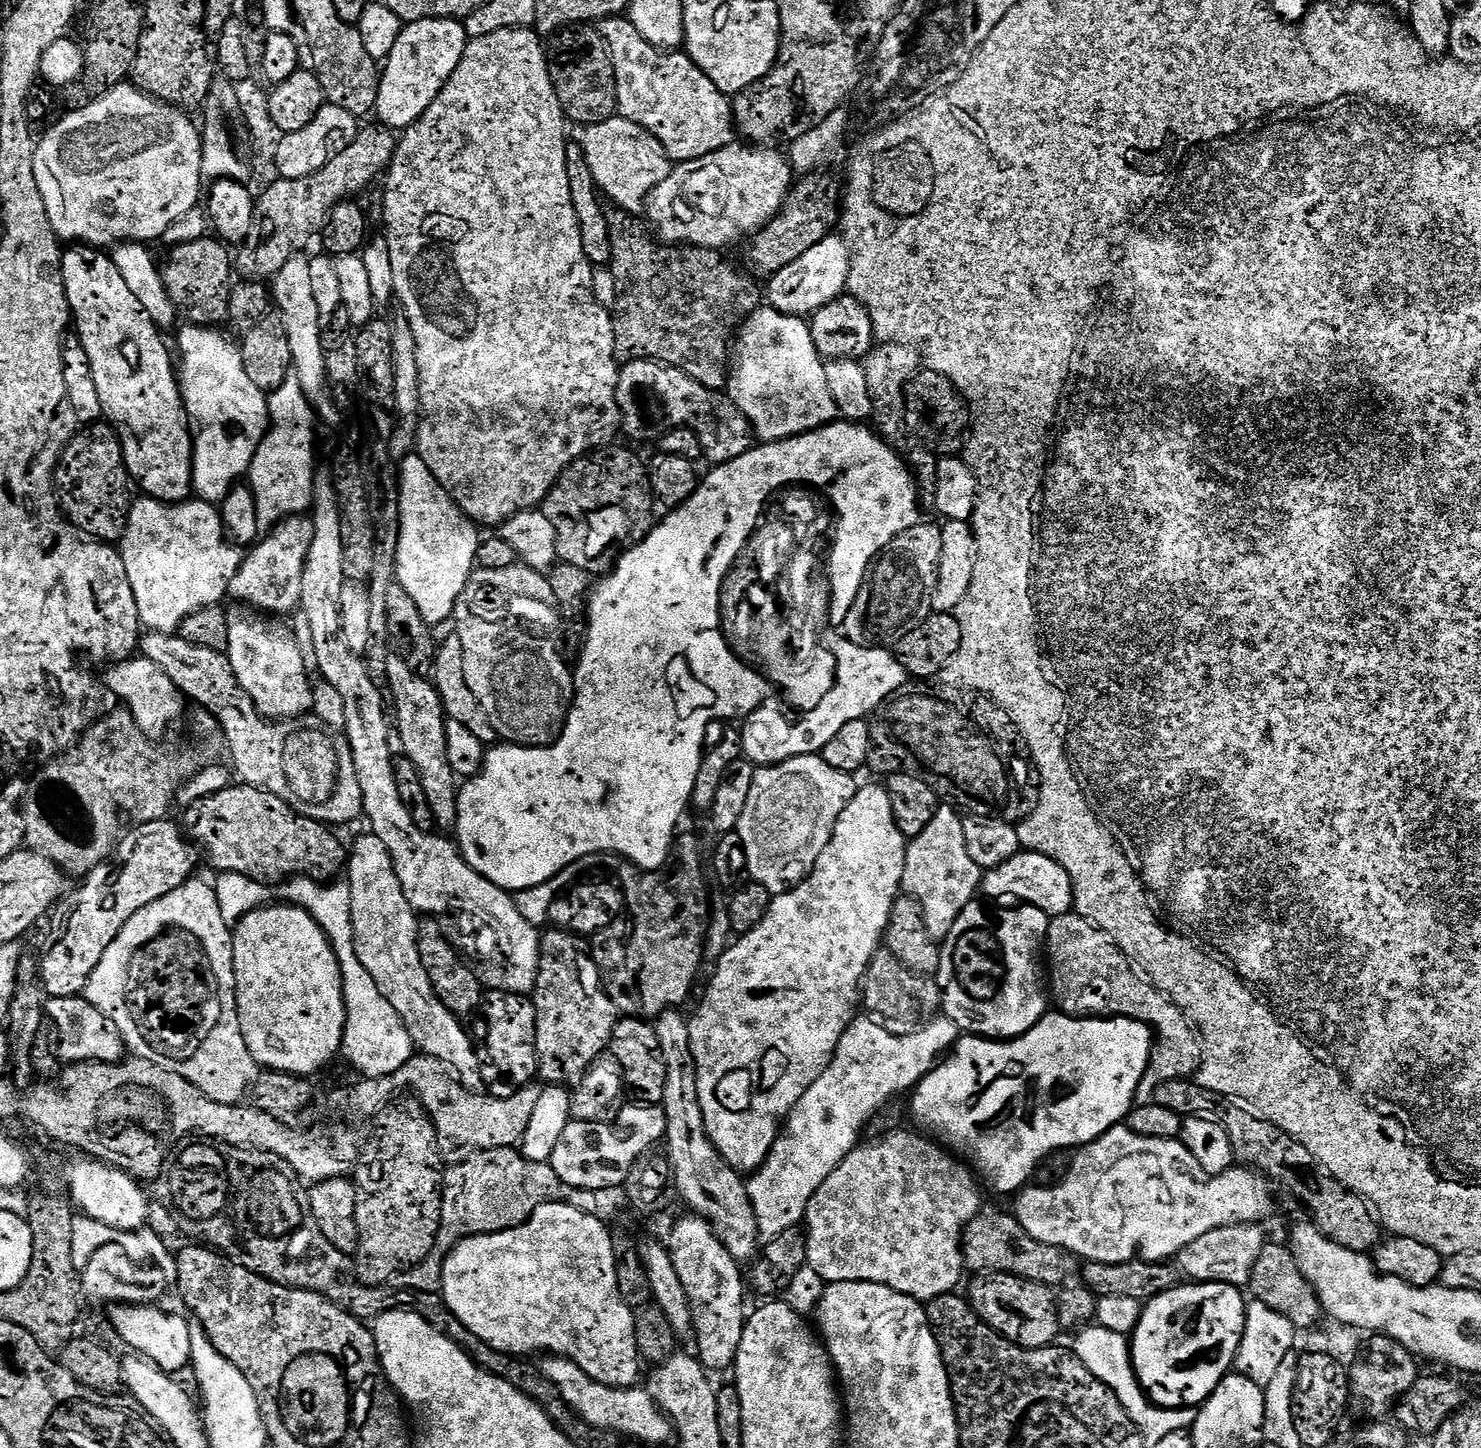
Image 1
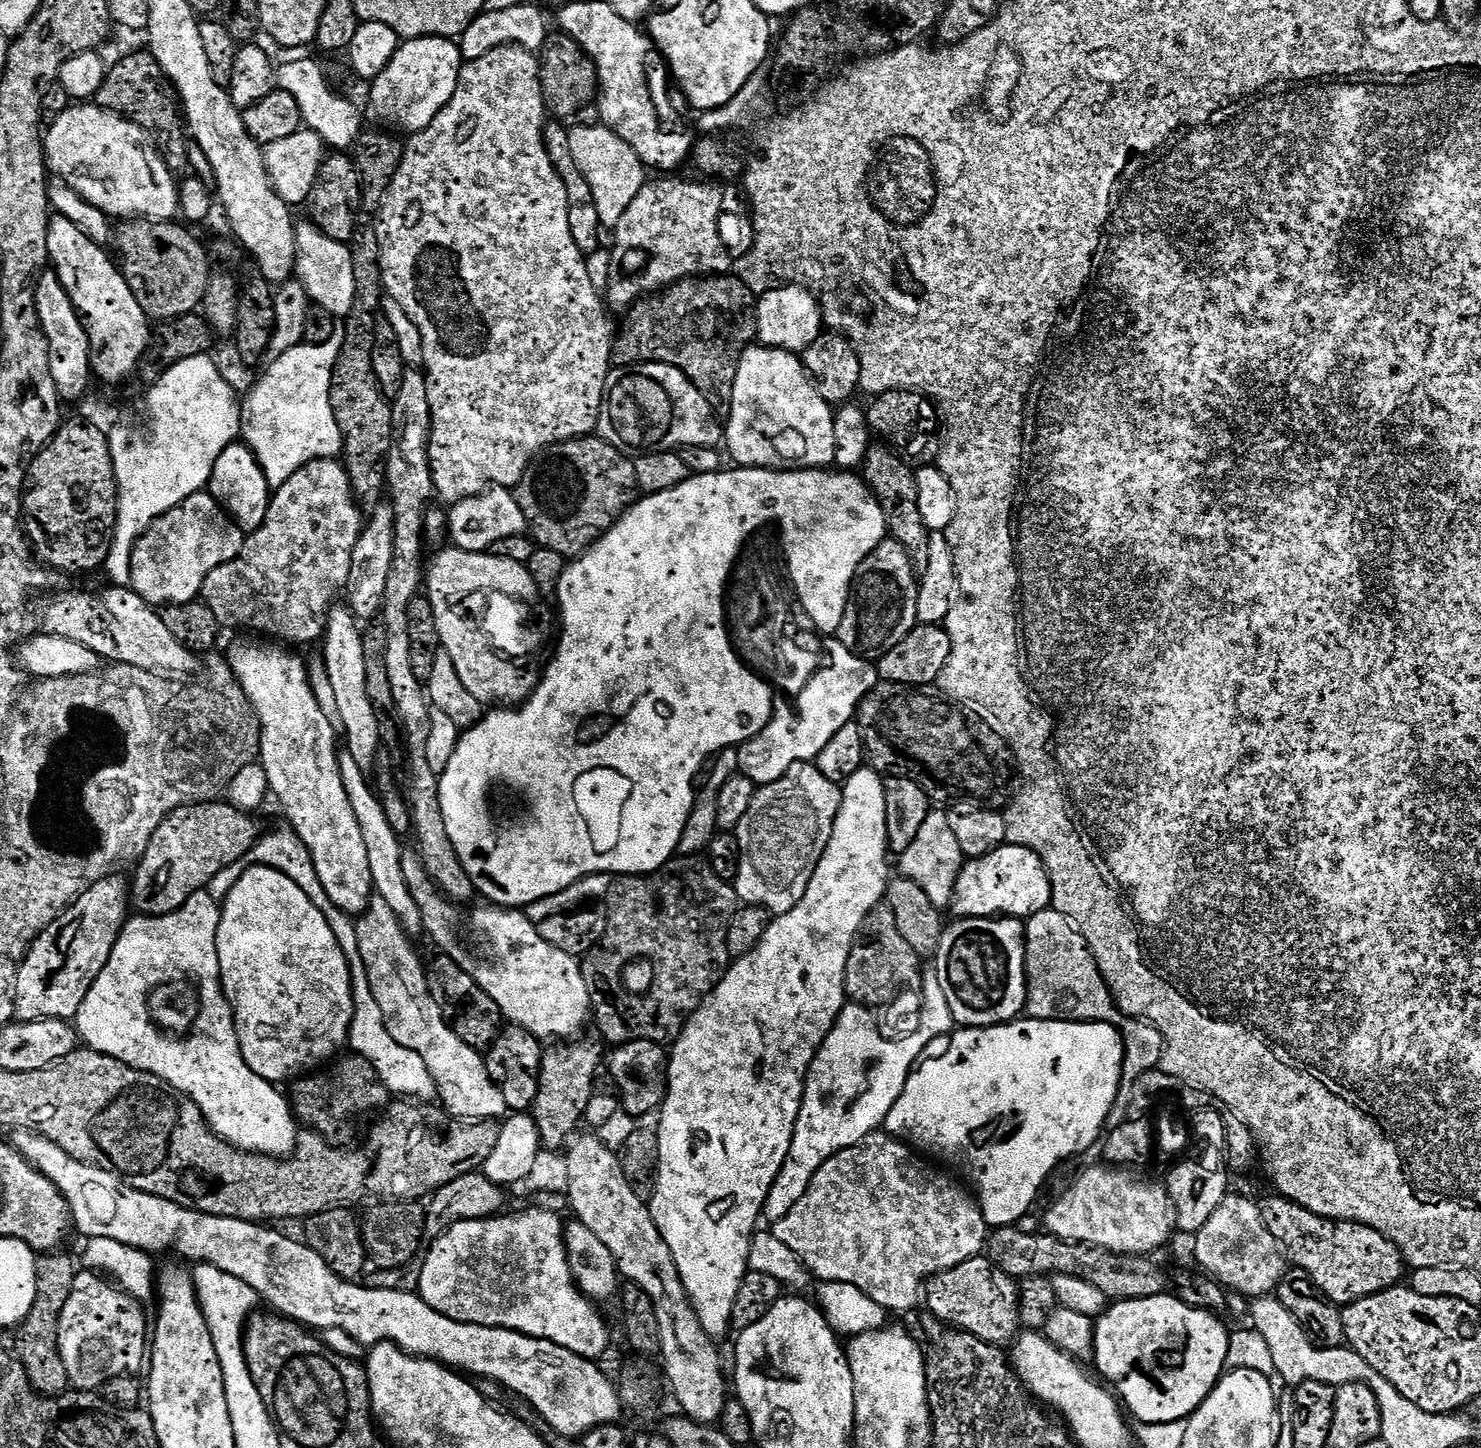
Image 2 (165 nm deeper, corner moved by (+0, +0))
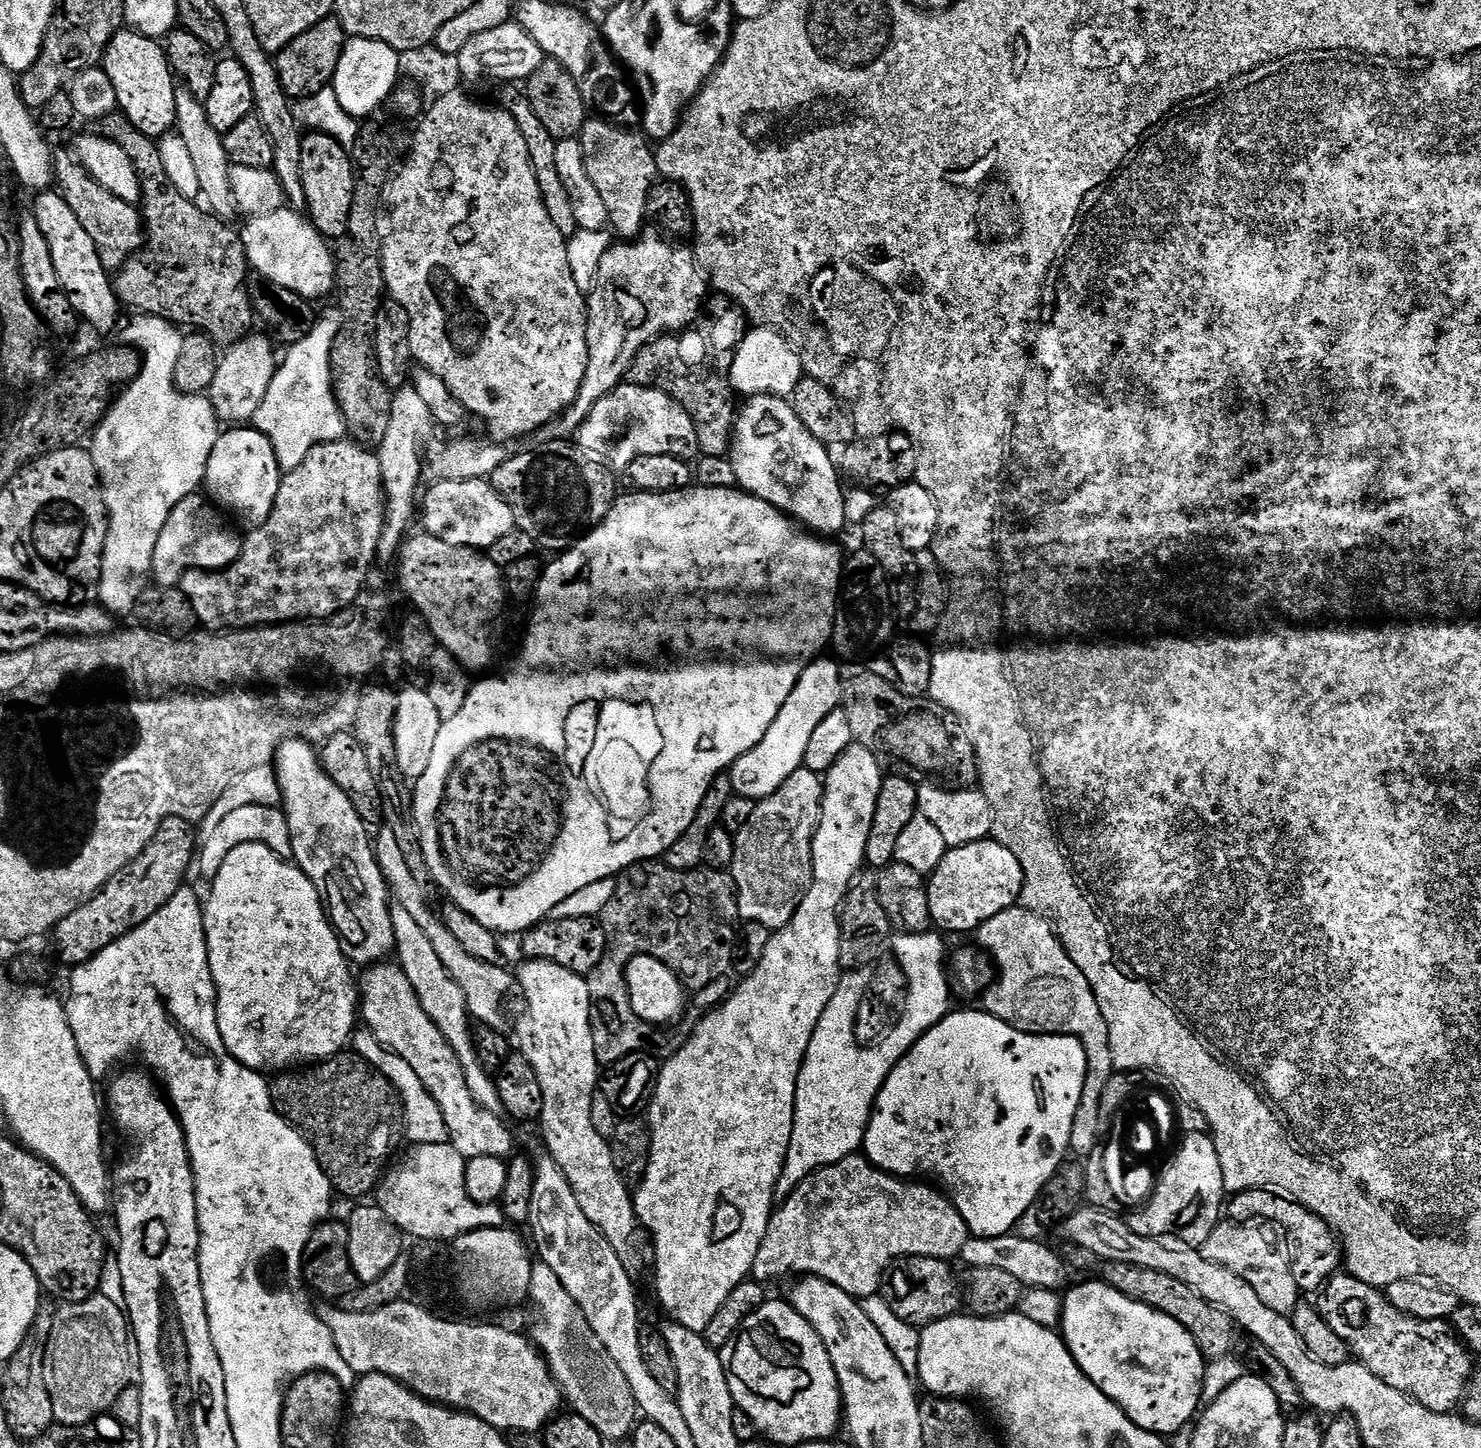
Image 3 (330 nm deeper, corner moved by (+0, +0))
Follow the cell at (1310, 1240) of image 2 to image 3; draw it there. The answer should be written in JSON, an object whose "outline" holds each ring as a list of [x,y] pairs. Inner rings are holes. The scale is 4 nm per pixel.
{"outline":[[[1251,1188],[1245,1192],[1237,1192],[1227,1201],[1227,1219],[1243,1222],[1246,1220],[1273,1220],[1284,1228],[1288,1243],[1292,1246],[1292,1273],[1294,1282],[1301,1293],[1319,1293],[1324,1285],[1337,1275],[1342,1264],[1342,1241],[1332,1228],[1320,1216],[1316,1216],[1308,1208],[1303,1208],[1295,1200],[1287,1196],[1271,1192],[1269,1188]]]}

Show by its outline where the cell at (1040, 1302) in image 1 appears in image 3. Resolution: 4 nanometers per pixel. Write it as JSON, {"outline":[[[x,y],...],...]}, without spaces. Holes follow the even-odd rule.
{"outline":[[[901,1256],[889,1267],[882,1285],[882,1295],[890,1302],[890,1310],[902,1322],[924,1328],[939,1320],[957,1315],[962,1308],[962,1280],[952,1273],[953,1265],[947,1260],[925,1256]]]}

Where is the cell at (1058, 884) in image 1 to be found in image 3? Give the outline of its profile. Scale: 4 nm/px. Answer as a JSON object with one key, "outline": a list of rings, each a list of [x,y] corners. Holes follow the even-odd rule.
{"outline":[[[989,838],[961,848],[949,848],[948,853],[942,858],[942,862],[938,862],[938,866],[927,877],[926,883],[930,898],[930,918],[933,925],[944,934],[949,934],[948,932],[972,934],[980,925],[985,924],[990,918],[994,918],[994,914],[1002,914],[1002,910],[1017,907],[1020,892],[1024,889],[1024,875],[1018,858],[1014,858],[1014,854],[1010,854],[1010,850],[1006,850],[1006,846]]]}

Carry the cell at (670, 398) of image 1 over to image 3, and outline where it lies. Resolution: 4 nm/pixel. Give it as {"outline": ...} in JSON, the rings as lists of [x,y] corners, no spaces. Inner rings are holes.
{"outline":[[[631,382],[619,384],[590,410],[580,427],[578,443],[583,451],[616,470],[642,454],[670,454],[691,461],[700,452],[694,422],[684,407],[661,388]]]}

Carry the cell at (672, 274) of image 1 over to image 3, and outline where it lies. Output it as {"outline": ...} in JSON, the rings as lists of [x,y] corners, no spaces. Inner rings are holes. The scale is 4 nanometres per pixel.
{"outline":[[[713,295],[706,311],[691,326],[679,334],[657,336],[644,344],[628,371],[631,383],[661,388],[684,407],[694,422],[698,446],[705,456],[728,456],[730,452],[738,411],[737,401],[732,401],[732,363],[736,347],[746,335],[744,320],[746,324],[745,313],[727,296]]]}

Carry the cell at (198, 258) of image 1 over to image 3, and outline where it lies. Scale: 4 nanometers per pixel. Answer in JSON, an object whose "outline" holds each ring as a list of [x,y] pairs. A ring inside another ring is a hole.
{"outline":[[[71,151],[55,153],[54,180],[63,195],[66,206],[74,210],[78,222],[82,222],[86,234],[90,234],[90,238],[94,241],[98,258],[102,258],[104,269],[109,274],[119,273],[124,263],[145,243],[146,236],[141,211],[130,202],[122,202],[118,194],[110,194],[110,190],[106,190],[106,186],[99,184]]]}

